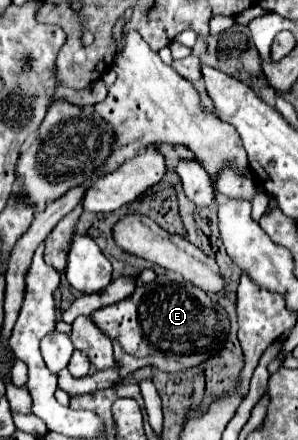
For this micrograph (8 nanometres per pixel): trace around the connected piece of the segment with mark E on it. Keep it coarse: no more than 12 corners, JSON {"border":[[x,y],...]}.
{"border":[[180,283],[142,285],[90,317],[128,377],[222,347],[228,315]]}

